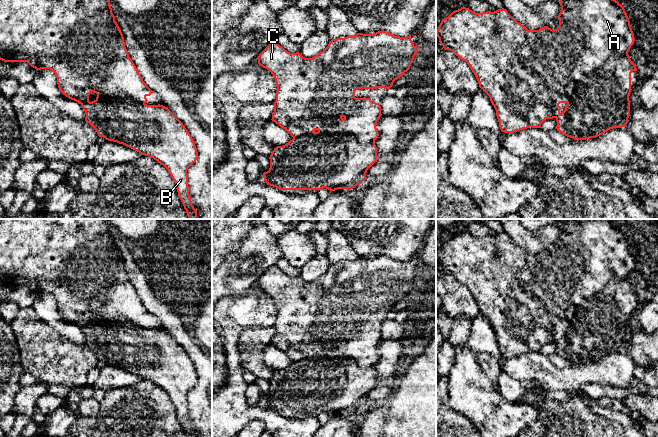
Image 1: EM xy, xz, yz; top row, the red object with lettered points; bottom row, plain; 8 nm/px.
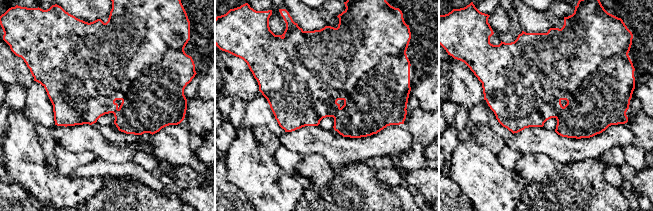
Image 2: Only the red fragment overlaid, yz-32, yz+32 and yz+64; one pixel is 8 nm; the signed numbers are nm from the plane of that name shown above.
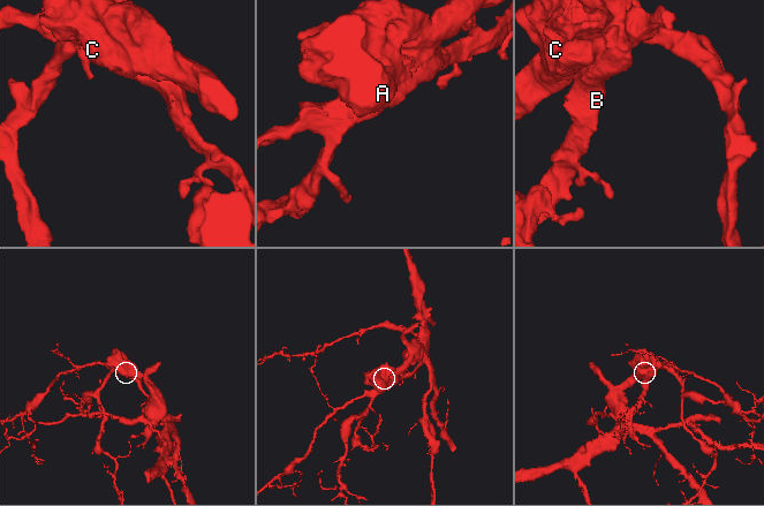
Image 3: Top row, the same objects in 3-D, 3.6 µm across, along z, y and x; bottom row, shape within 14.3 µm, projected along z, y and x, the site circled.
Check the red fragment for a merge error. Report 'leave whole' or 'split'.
split

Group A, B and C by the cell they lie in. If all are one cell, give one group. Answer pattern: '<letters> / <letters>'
A C / B

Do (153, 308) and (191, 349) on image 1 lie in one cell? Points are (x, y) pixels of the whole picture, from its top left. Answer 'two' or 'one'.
one

